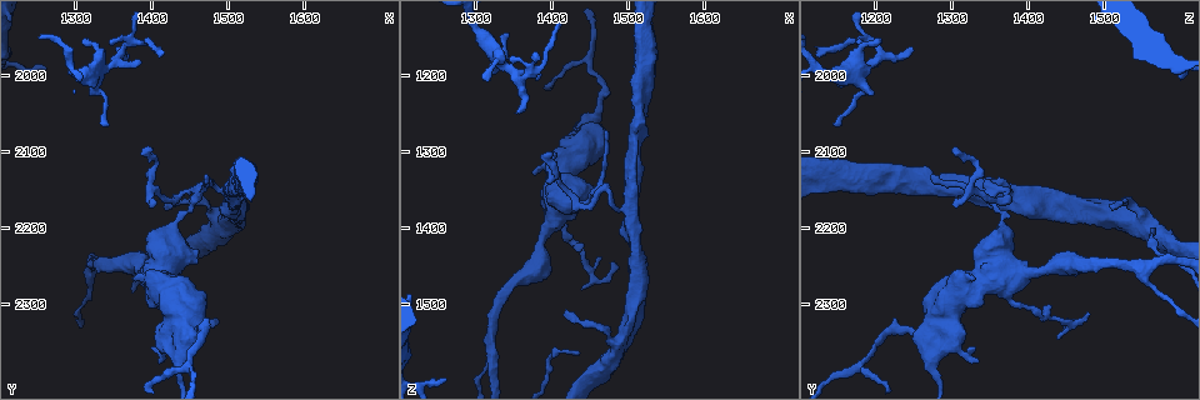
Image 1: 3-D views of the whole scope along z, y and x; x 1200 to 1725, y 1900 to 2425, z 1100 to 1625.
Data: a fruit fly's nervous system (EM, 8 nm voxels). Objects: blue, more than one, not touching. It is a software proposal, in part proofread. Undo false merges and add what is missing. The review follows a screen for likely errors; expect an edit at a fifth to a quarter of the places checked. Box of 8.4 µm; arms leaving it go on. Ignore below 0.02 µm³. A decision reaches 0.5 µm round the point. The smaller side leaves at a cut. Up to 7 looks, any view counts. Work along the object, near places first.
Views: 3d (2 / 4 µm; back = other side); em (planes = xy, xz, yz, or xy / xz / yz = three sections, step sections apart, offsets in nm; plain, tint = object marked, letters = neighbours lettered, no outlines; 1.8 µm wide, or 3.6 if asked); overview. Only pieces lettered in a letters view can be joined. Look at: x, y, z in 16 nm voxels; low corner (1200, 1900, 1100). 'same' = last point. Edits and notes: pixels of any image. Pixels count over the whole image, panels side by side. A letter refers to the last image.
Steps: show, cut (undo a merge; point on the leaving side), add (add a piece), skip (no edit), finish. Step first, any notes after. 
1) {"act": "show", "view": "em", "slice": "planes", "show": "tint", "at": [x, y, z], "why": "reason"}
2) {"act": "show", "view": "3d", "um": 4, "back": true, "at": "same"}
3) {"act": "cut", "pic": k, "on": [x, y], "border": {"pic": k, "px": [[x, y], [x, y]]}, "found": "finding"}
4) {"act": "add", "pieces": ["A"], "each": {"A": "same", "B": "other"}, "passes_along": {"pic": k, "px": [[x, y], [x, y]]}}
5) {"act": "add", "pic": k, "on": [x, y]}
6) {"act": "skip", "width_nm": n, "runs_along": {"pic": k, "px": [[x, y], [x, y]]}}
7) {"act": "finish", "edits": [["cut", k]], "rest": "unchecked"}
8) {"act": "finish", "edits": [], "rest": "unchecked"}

{"act": "show", "view": "em", "slice": "planes", "show": "letters", "at": [1350, 1965, 1250], "why": "branch stops here"}

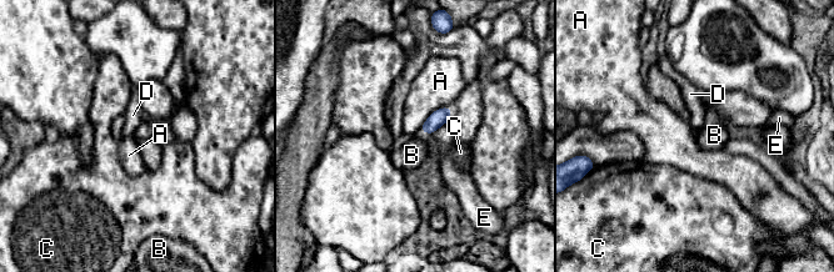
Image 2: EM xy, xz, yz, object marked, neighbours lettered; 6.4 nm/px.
{"act": "add", "pieces": ["E"], "each": {"A": "other", "B": "other", "C": "other", "D": "other", "E": "same"}, "passes_along": {"pic": 2, "px": [[439, 117], [427, 132], [428, 139]]}, "found": "the neuron continues"}

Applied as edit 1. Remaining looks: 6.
{"act": "show", "view": "overview", "why": "see it whole again"}

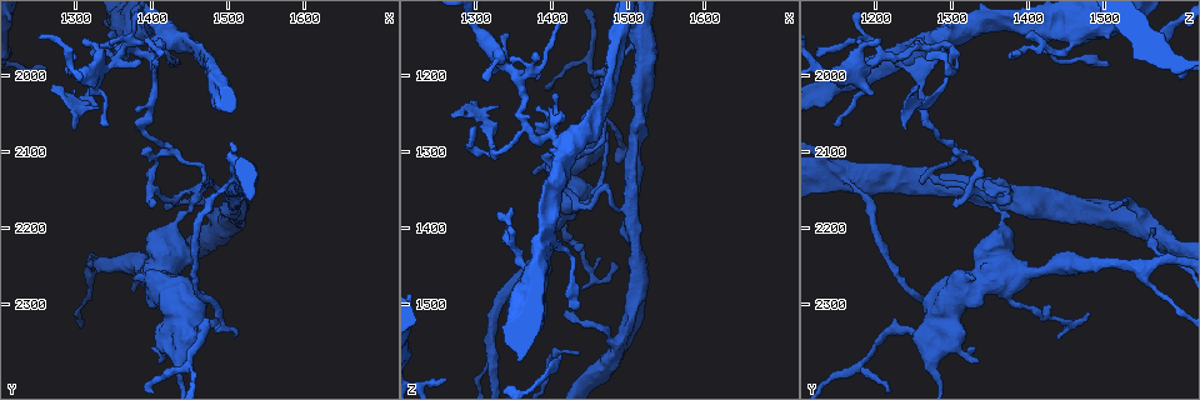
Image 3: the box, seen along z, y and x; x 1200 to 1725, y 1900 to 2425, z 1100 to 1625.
{"act": "show", "view": "em", "slice": "xy", "step": 8, "show": "tint", "at": [1455, 2340, 1260], "why": "abrupt turn"}

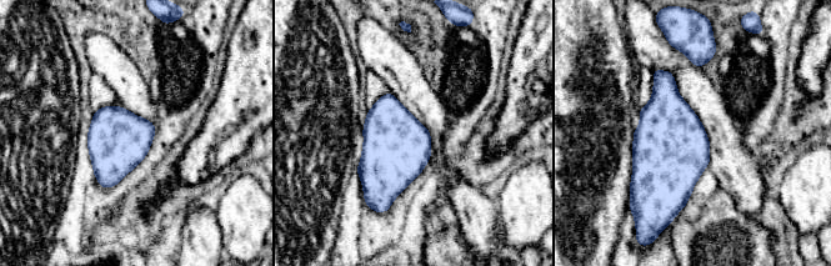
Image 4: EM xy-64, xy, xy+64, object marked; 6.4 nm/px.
{"act": "show", "view": "em", "slice": "planes", "show": "letters", "at": "same", "why": "cut it another way"}

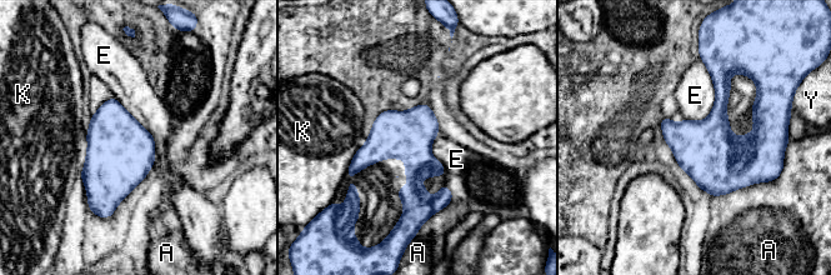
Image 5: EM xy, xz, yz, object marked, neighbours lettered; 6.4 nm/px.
{"act": "skip", "width_nm": 320, "each": {"A": "other", "E": "other", "K": "other", "Y": "other"}, "found": "one neuron here"}

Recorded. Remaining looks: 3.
{"act": "show", "view": "em", "um": 3.6, "slice": "yz", "step": 4, "show": "letters", "at": [1315, 2255, 1540], "why": "arms part here"}

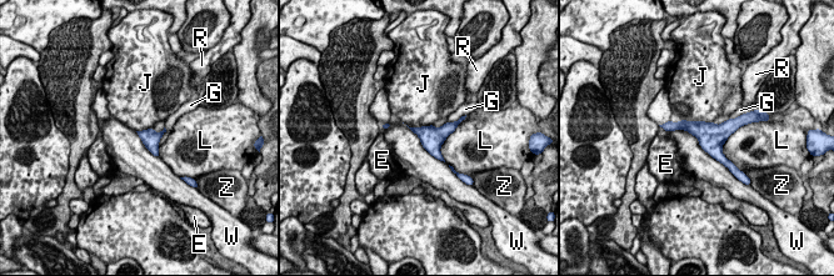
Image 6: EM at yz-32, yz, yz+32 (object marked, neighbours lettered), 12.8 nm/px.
{"act": "skip", "each": {"E": "other", "G": "other", "J": "other", "L": "other", "R": "other", "W": "other", "Z": "other"}, "border": {"pic": 6, "px": [[669, 130], [689, 131], [728, 169]]}, "found": "one neuron here"}

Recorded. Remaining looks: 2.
{"act": "finish", "edits": [["add", 2]], "rest": "unchecked"}

